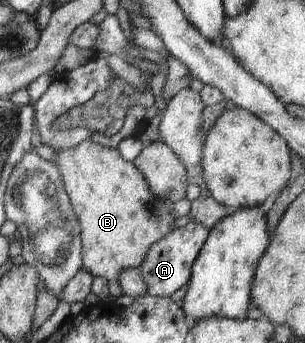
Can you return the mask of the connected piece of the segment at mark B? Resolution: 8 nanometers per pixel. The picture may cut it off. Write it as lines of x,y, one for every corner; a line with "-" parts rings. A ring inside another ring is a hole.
86,138
78,146
58,151
53,163
59,168
73,213
80,223
82,267
94,277
118,281
120,271
127,268
139,270
149,248
174,229
171,226
176,218
171,214
173,204
154,196
139,168
133,162
123,159
119,150
103,147
92,142
91,138

